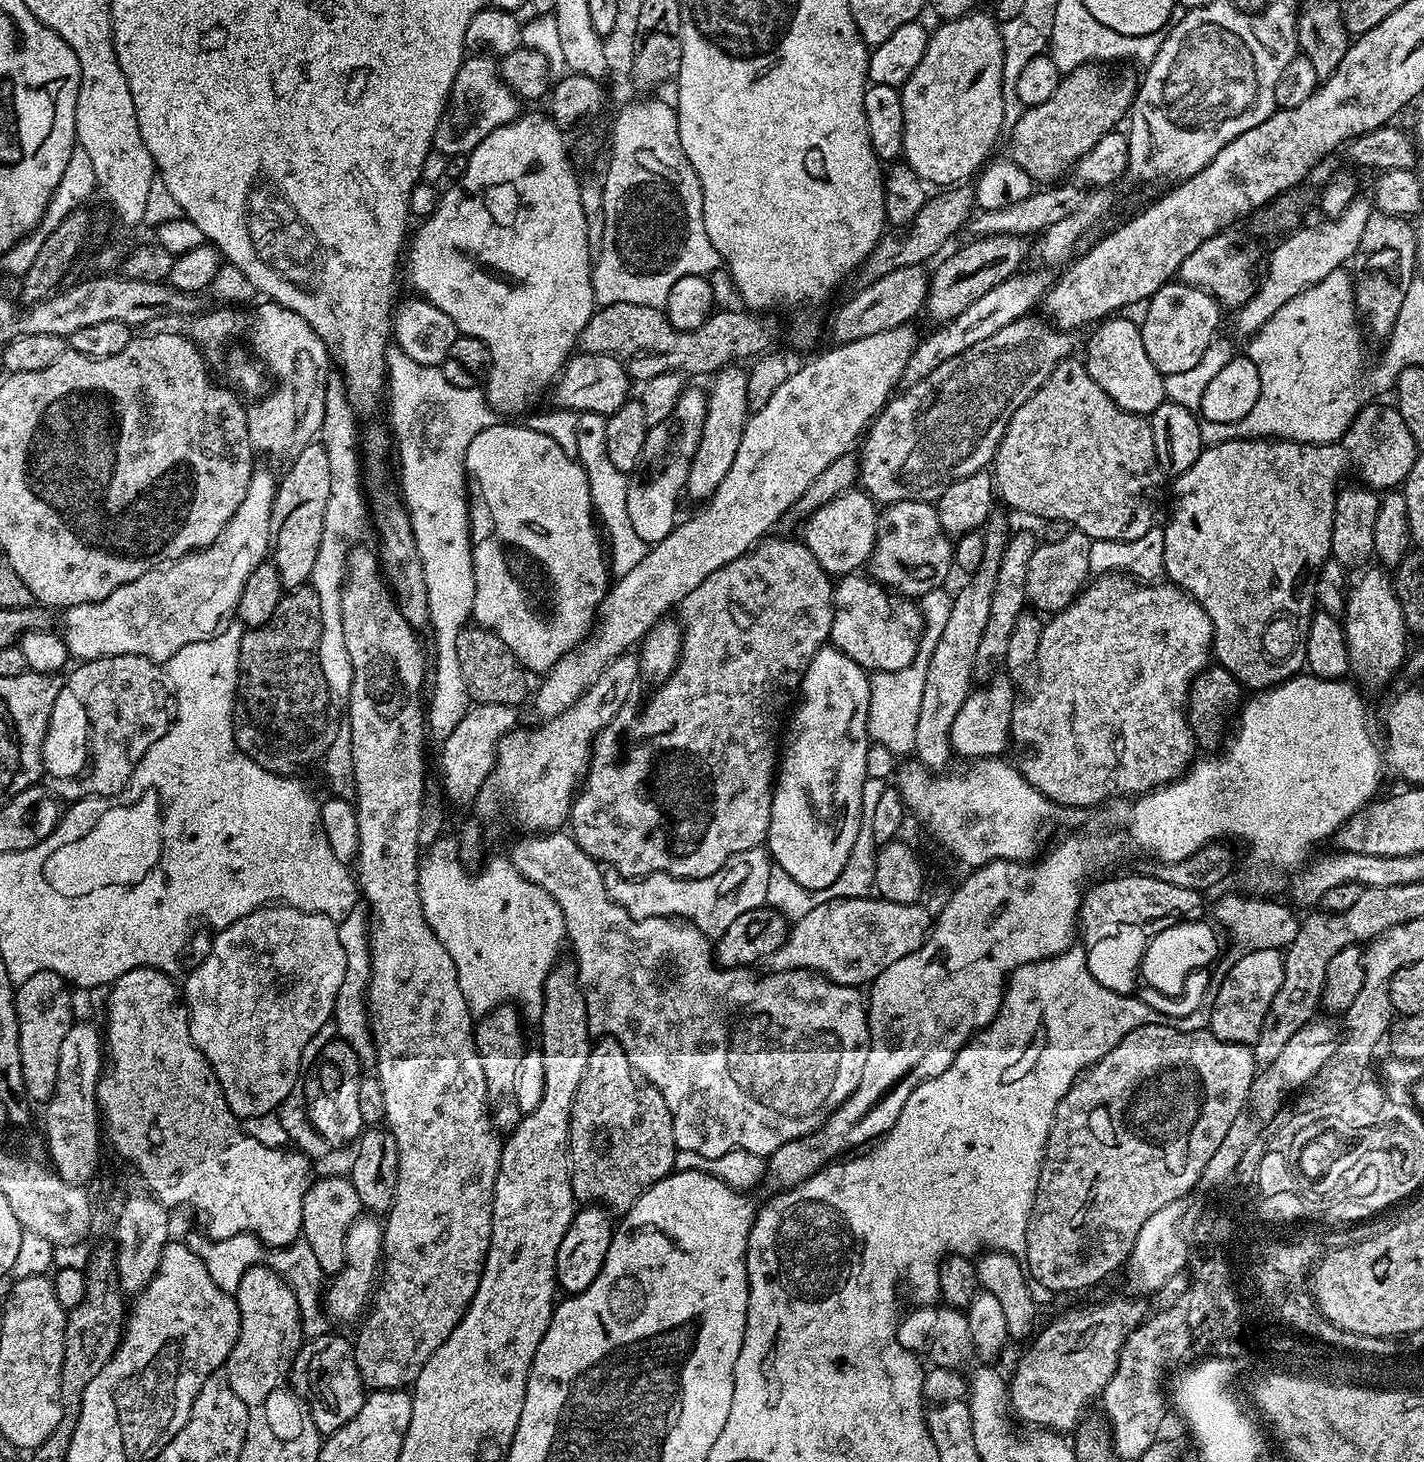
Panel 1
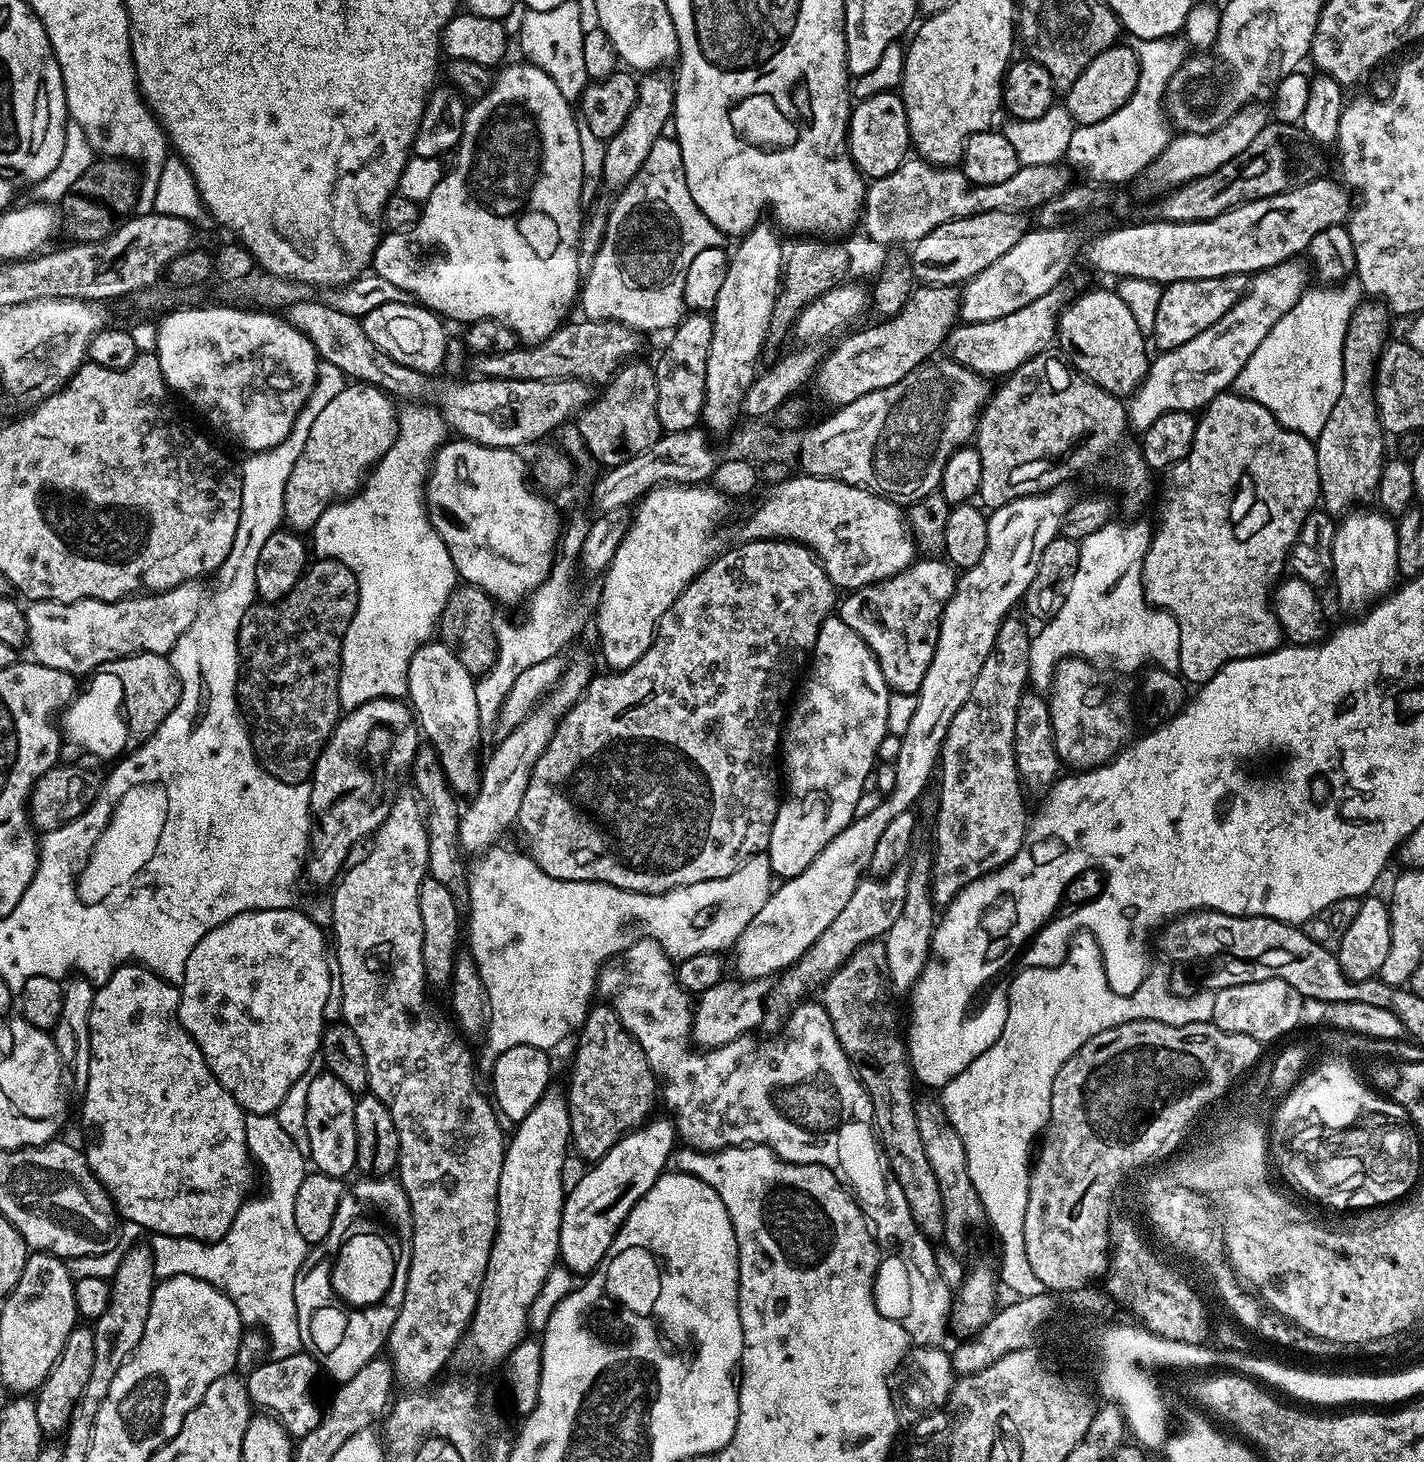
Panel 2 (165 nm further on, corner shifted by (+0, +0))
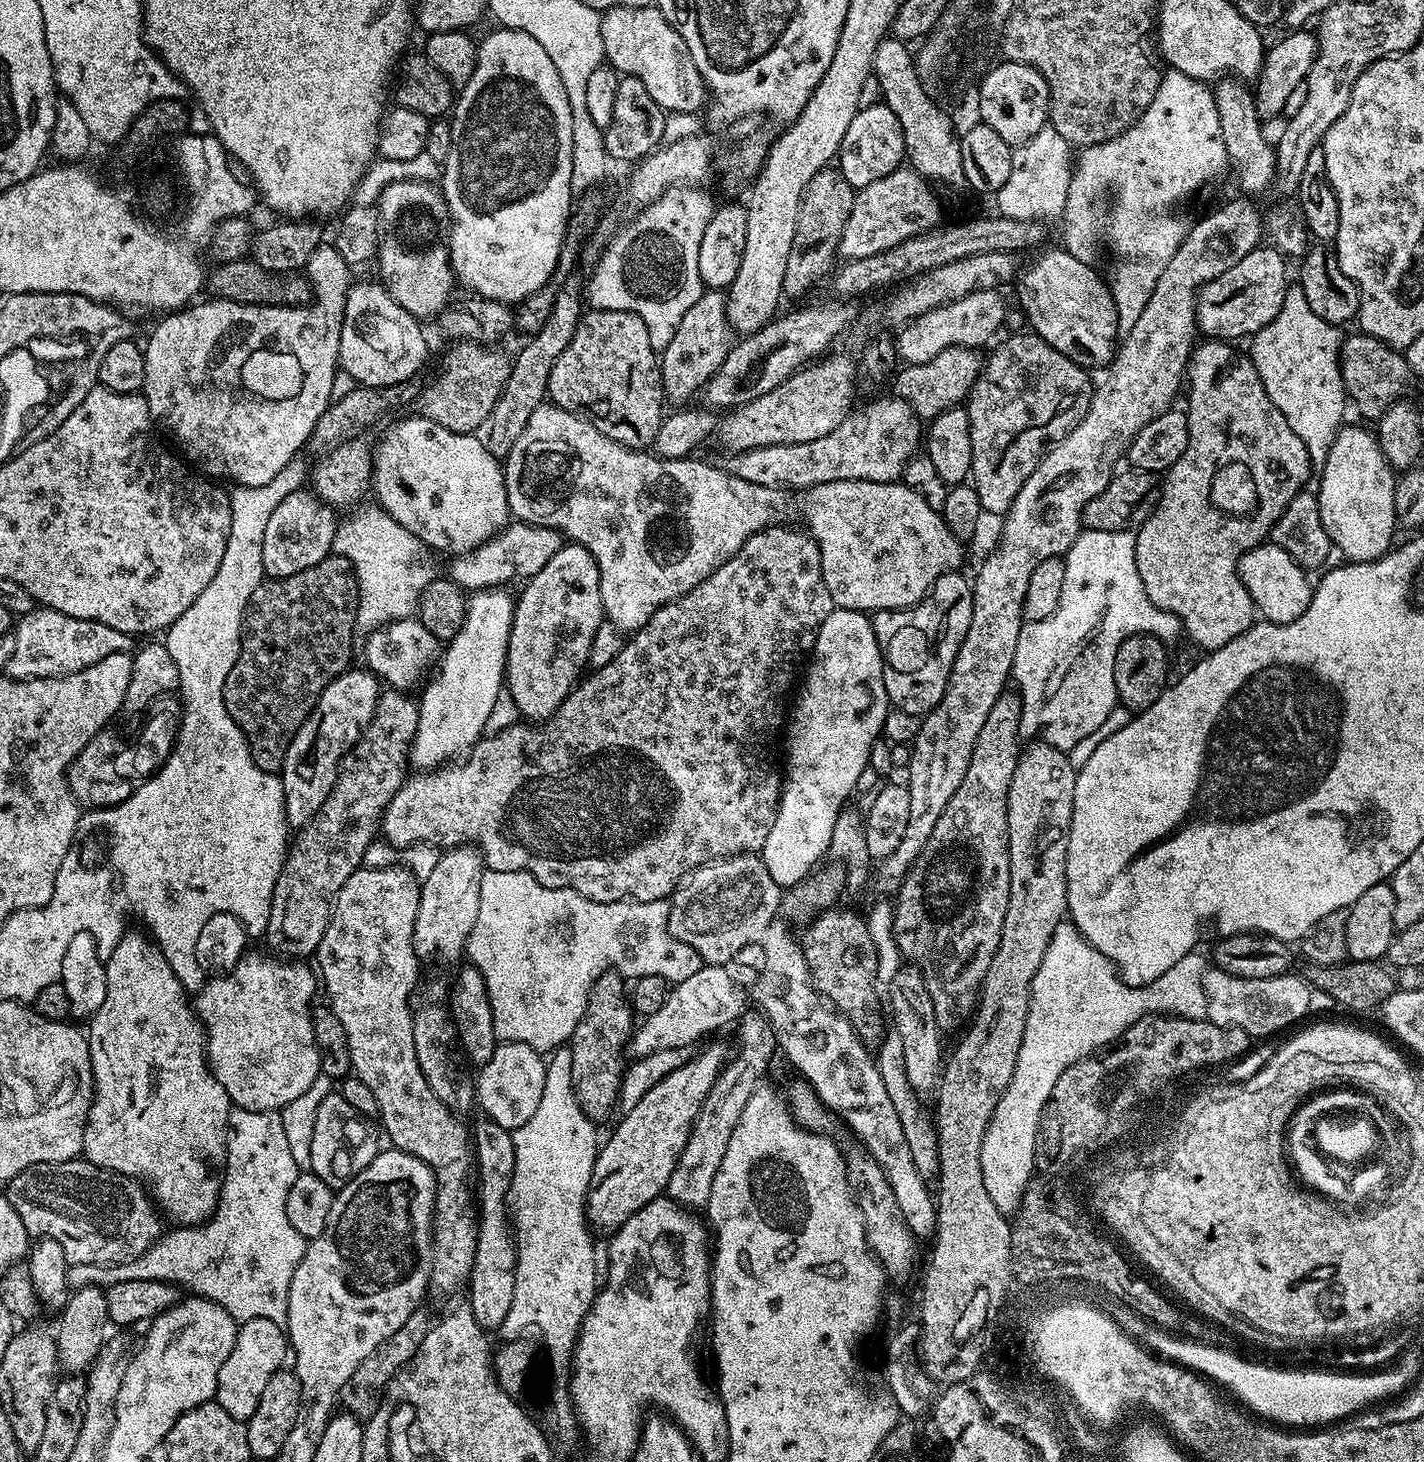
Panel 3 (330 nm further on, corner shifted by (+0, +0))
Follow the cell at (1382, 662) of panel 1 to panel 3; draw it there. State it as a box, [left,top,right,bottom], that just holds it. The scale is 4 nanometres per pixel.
[1314,427,1398,562]

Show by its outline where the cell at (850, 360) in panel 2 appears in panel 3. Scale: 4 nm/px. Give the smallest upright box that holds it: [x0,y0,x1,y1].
[714,355,858,454]

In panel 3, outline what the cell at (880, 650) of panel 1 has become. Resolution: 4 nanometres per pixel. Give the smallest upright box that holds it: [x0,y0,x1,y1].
[871,571,972,718]

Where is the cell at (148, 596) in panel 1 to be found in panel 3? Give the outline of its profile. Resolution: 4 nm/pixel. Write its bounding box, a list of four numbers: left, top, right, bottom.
[6,606,133,680]

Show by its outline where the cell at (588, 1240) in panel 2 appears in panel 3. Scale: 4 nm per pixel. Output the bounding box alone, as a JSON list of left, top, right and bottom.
[586,1044,730,1229]

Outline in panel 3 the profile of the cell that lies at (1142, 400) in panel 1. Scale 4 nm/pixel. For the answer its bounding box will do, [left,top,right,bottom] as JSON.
[1014,246,1118,370]

